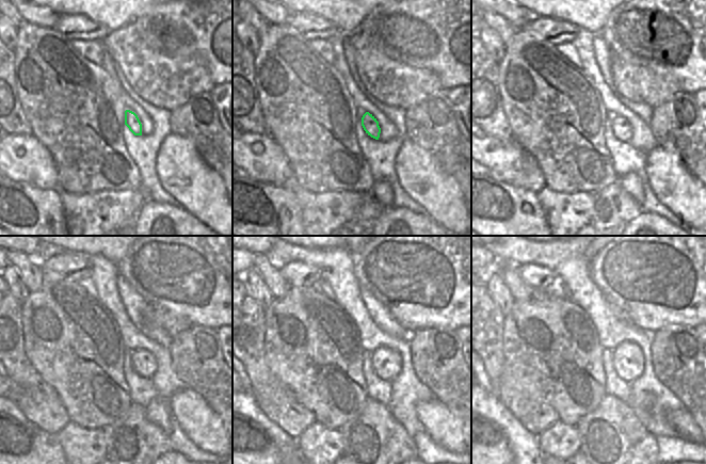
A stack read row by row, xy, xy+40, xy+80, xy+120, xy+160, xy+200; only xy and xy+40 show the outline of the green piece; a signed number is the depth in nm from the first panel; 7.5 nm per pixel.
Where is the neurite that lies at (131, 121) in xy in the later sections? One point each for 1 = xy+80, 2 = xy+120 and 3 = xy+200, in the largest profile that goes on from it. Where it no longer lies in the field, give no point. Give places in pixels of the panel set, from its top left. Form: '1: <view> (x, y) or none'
1: xy+80 (622, 129)
2: xy+120 (144, 363)
3: xy+200 (628, 361)

